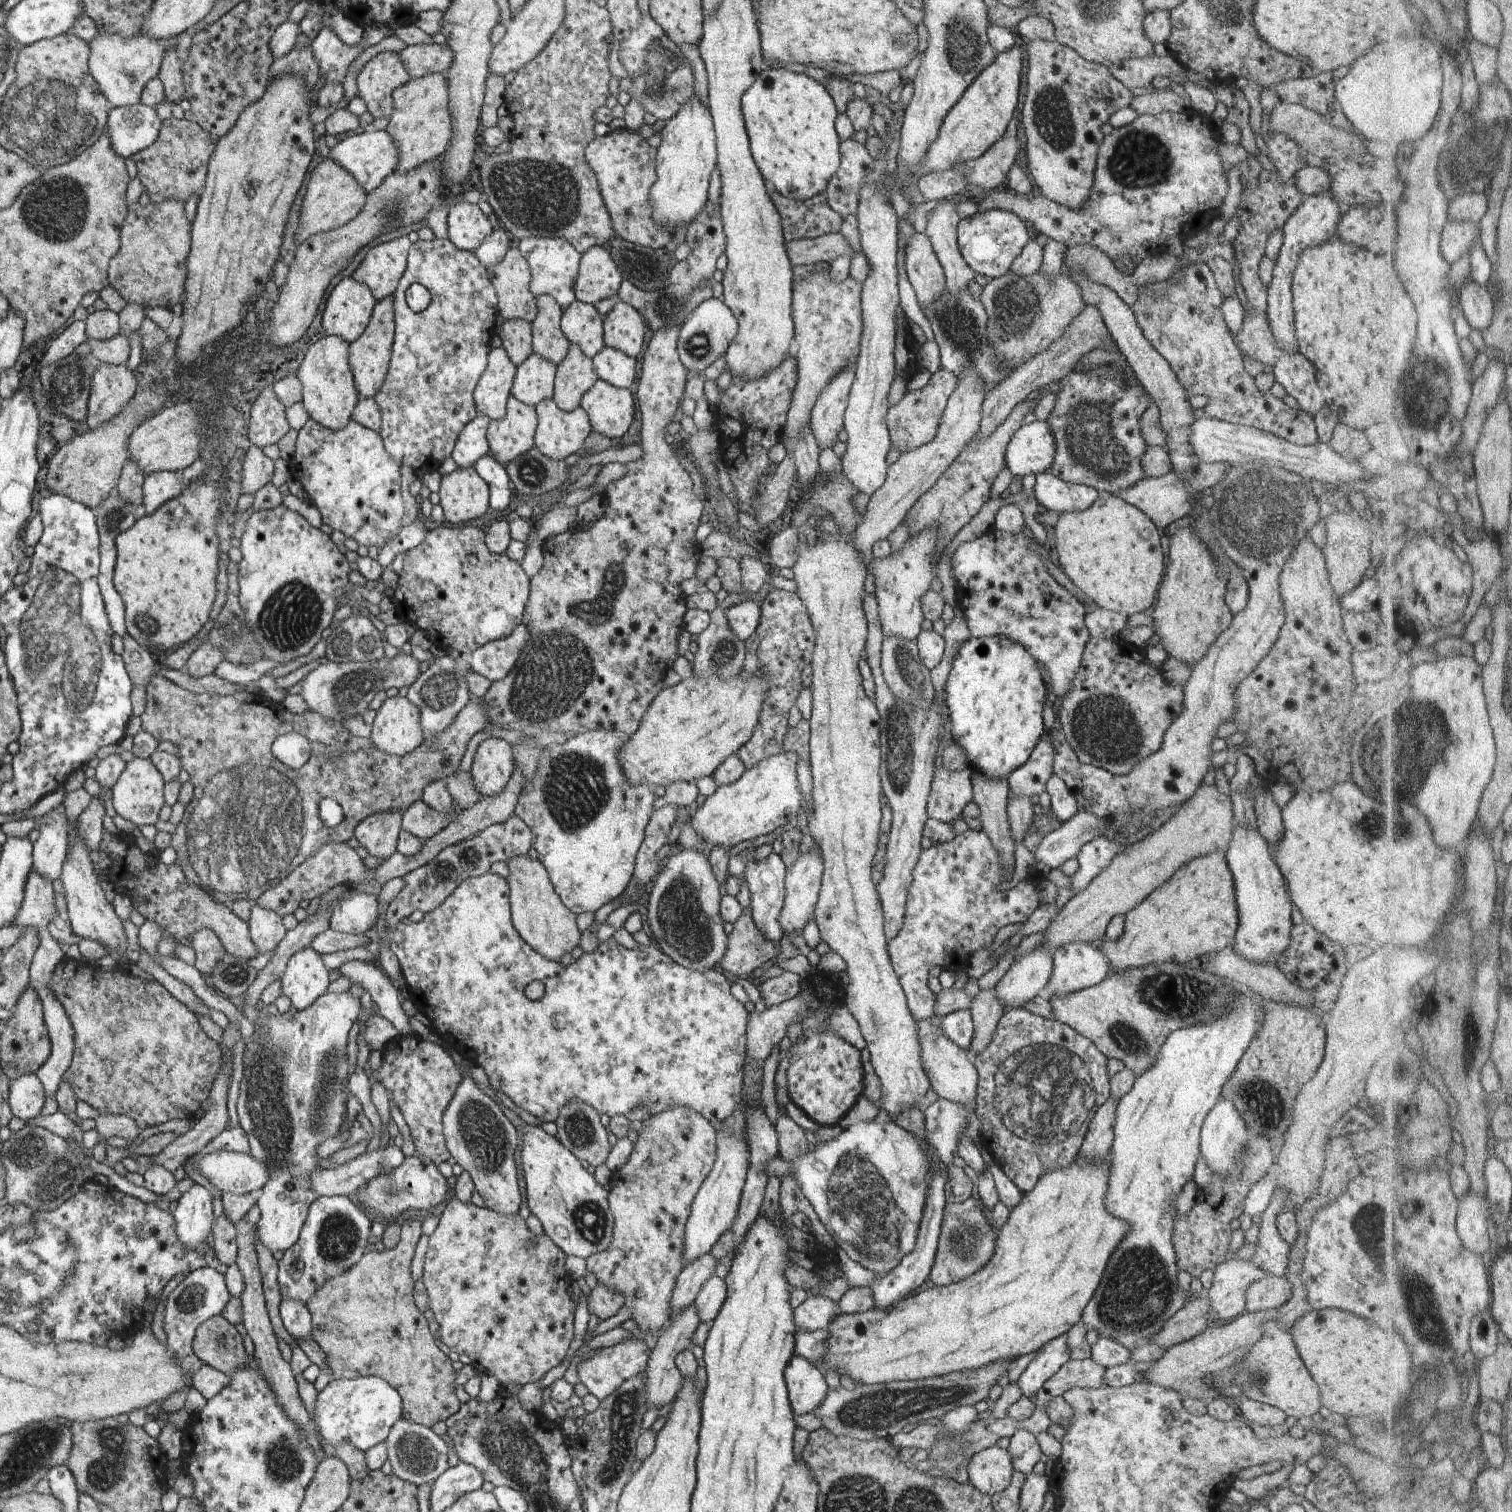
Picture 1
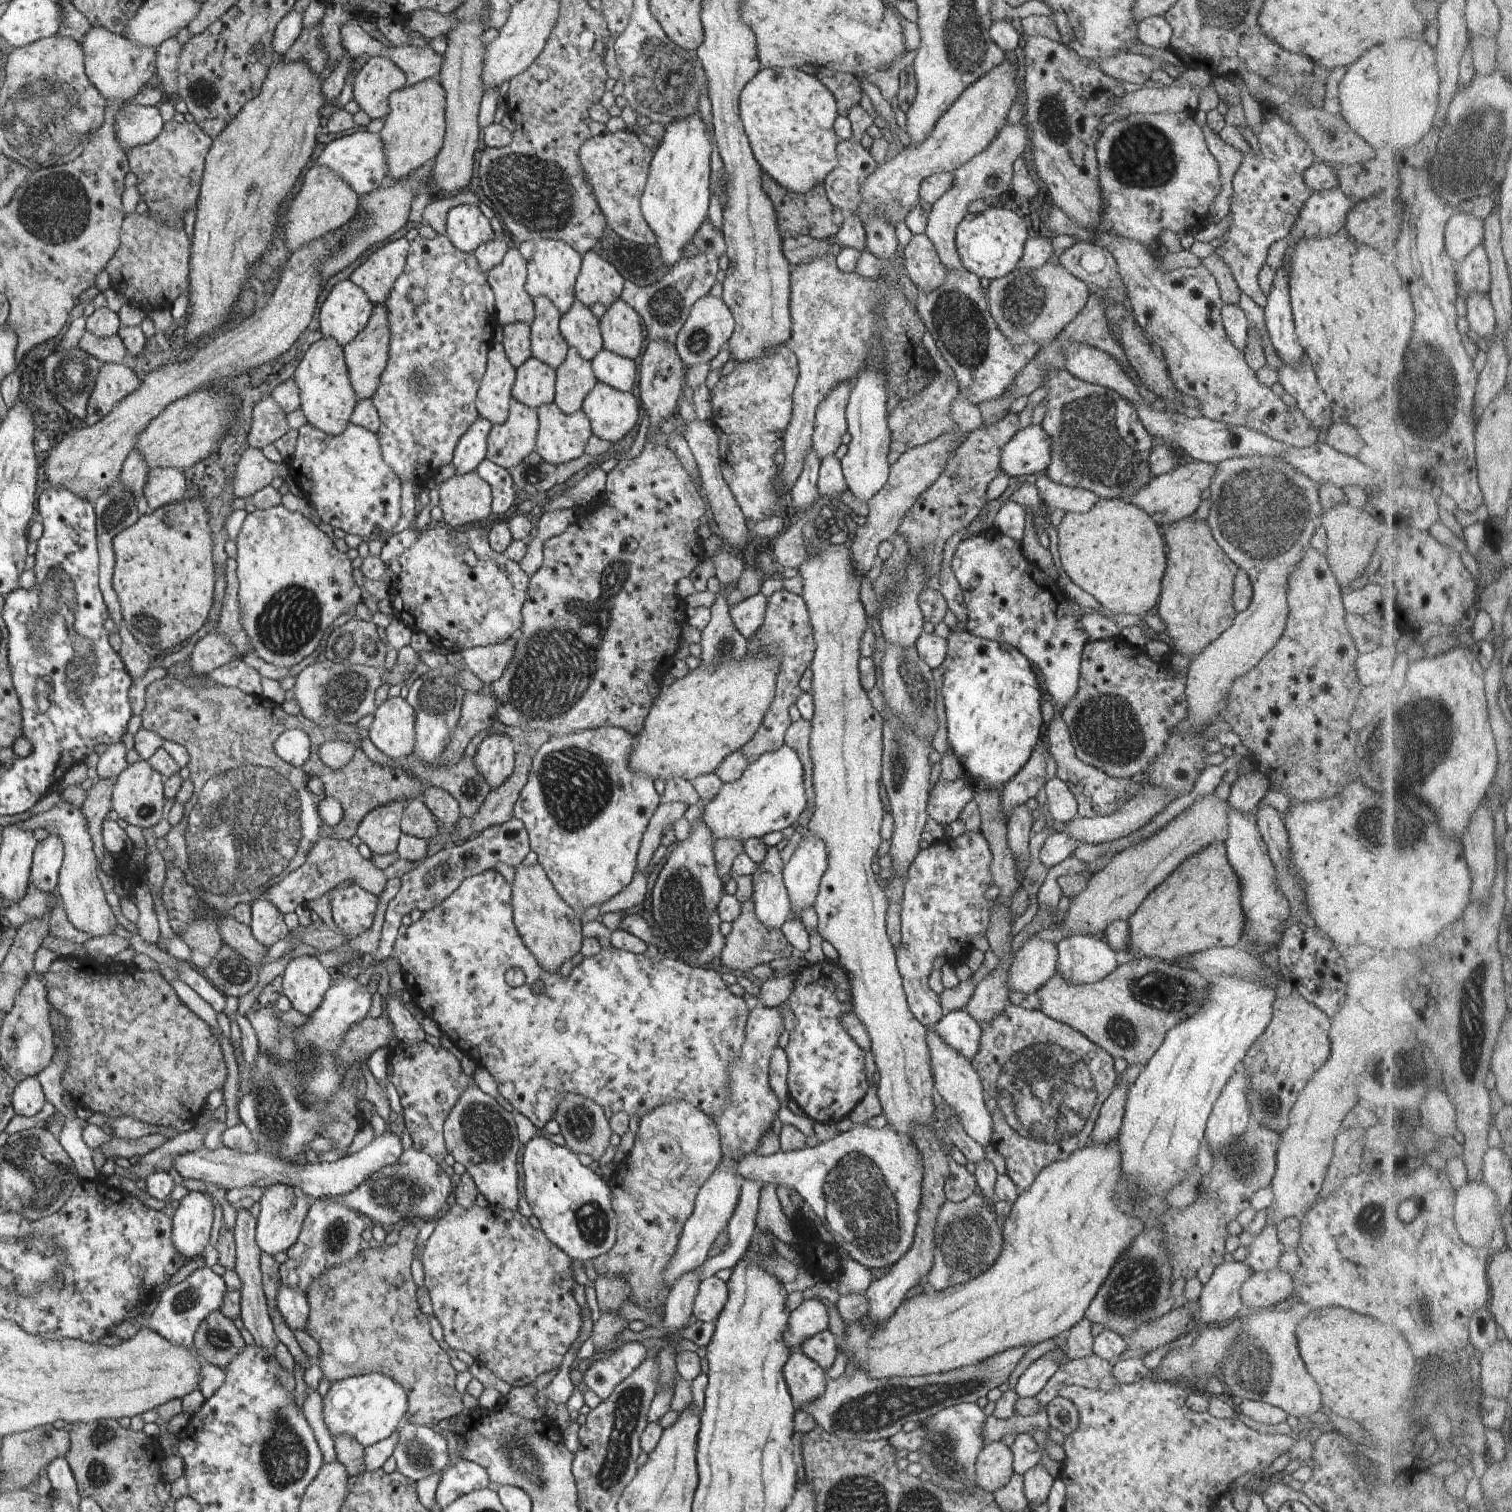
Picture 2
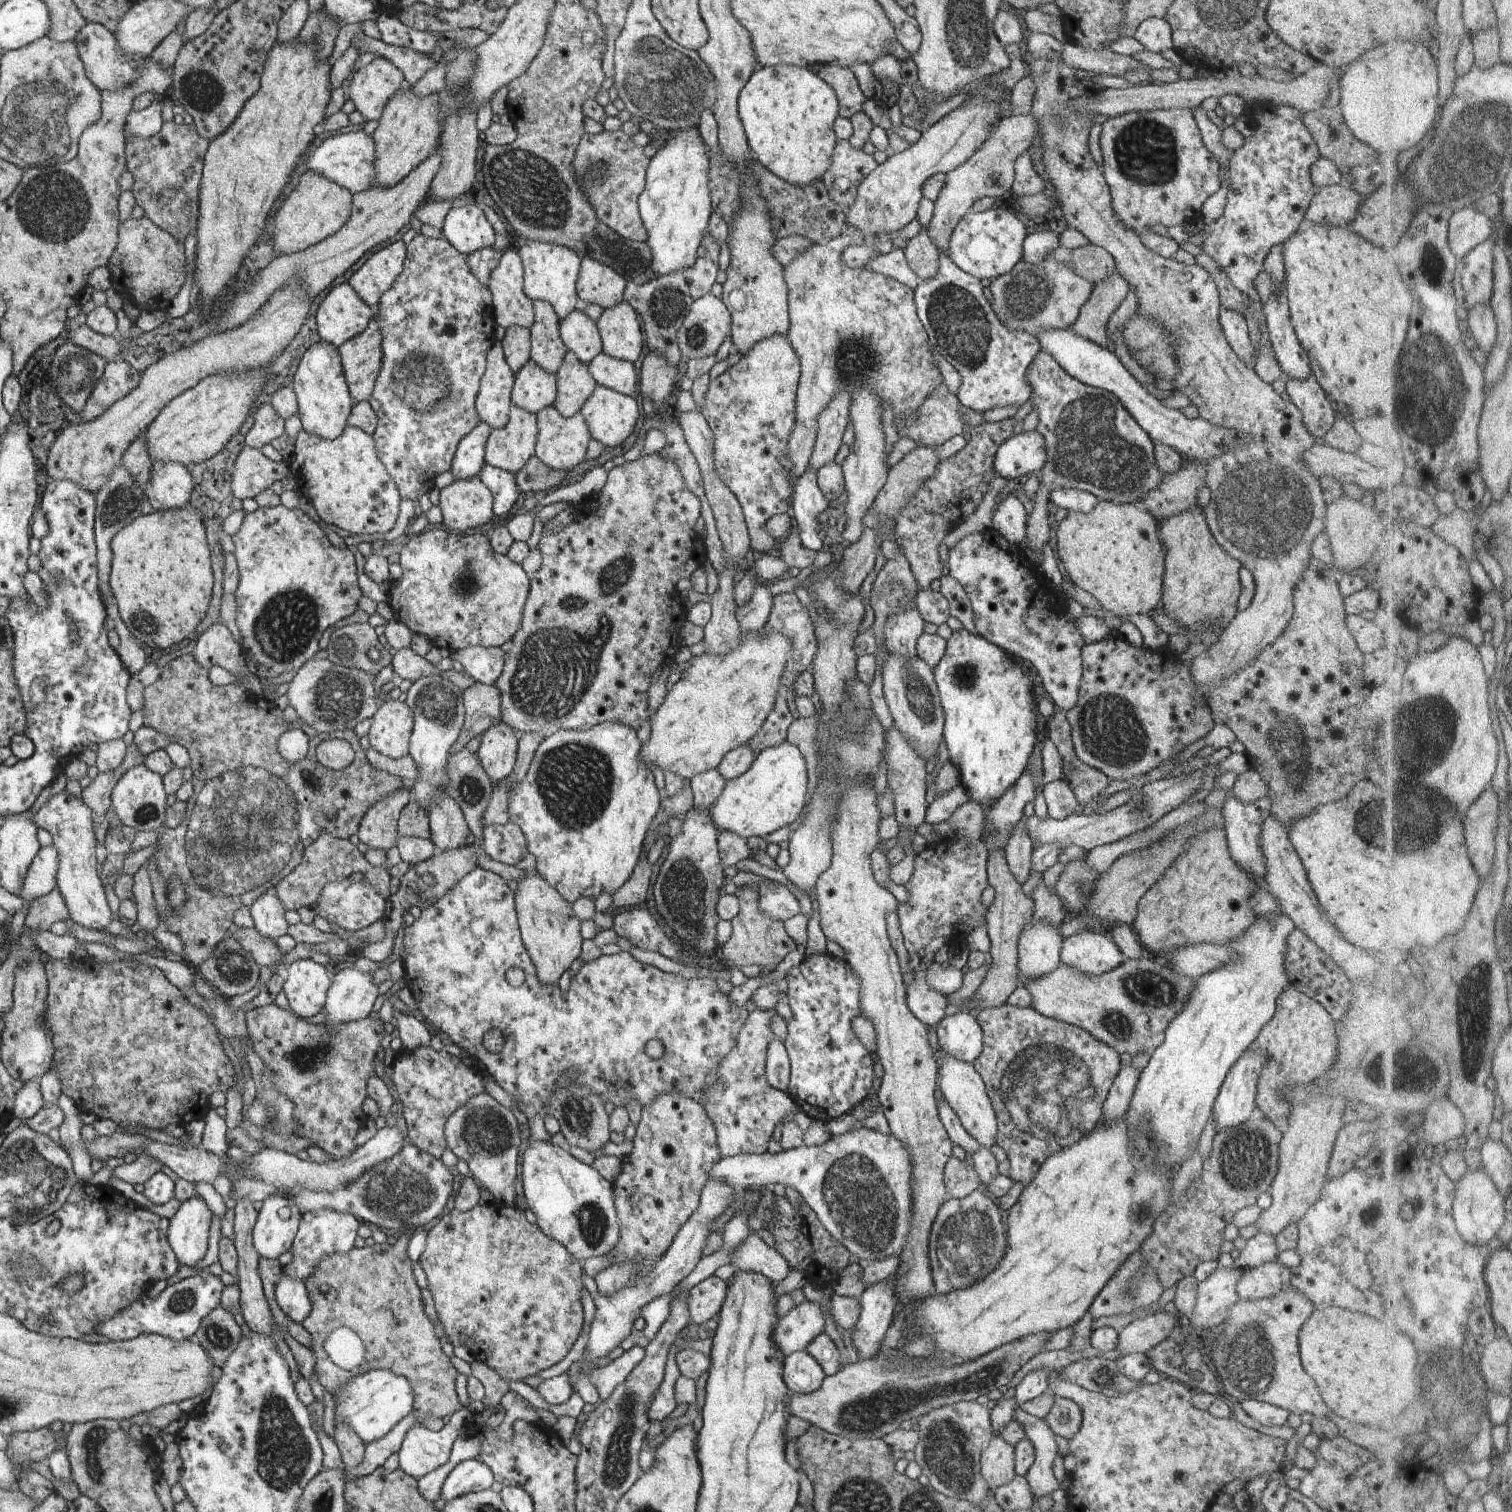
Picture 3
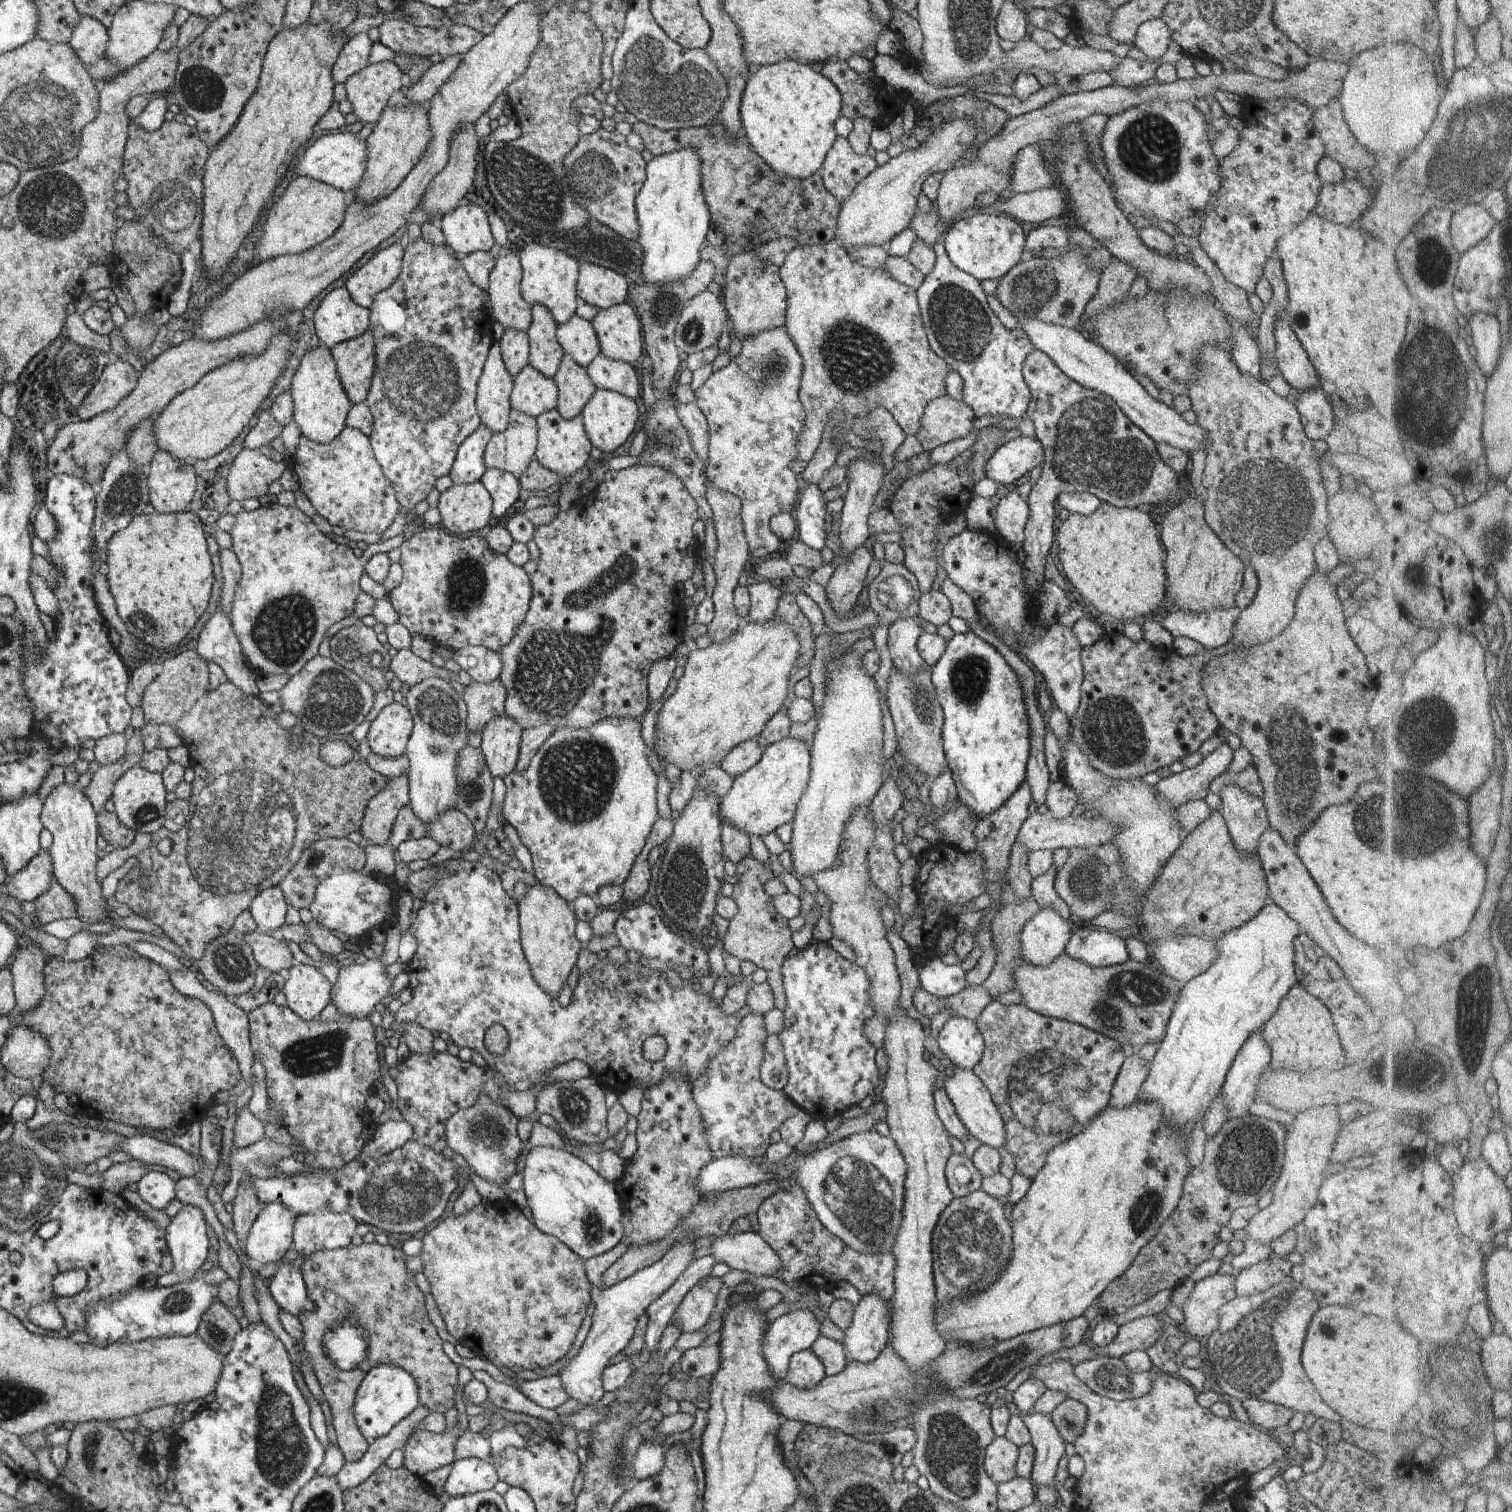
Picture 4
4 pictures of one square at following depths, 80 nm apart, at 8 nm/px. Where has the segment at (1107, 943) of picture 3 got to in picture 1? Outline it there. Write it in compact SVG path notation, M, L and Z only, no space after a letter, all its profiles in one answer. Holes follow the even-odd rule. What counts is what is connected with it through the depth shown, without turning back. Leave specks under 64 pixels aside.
M1070 942L1057 947L1052 954L1052 969L1047 979L1047 984L1042 995L1045 997L1062 997L1075 991L1089 988L1098 982L1101 982L1109 975L1108 959L1098 949L1098 944L1089 944L1084 942Z

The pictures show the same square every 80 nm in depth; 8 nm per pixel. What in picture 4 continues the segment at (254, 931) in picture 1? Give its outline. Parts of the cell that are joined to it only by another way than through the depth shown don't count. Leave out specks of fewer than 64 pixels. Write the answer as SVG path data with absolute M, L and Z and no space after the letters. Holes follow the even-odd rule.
M279 886L265 888L256 898L253 898L252 905L248 912L255 925L265 928L272 934L277 935L279 926L284 922L288 904L285 903L284 895L279 890Z

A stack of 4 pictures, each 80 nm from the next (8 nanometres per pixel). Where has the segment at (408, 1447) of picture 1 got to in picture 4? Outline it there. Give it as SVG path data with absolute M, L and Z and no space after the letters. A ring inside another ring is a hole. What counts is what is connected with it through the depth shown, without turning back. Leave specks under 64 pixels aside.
M456 1425L441 1434L425 1432L422 1428L414 1429L402 1449L402 1468L423 1478L426 1473L451 1465L454 1461L455 1436Z

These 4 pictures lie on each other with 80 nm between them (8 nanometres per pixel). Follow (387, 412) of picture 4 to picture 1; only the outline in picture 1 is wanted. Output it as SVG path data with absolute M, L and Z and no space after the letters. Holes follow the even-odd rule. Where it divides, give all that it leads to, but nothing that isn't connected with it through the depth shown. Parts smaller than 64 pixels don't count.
M447 239L418 240L408 250L407 268L396 286L395 293L395 336L392 340L391 360L388 364L384 384L374 397L380 408L380 429L385 438L385 450L393 454L396 463L409 466L418 476L439 469L445 457L451 456L456 438L464 426L475 417L475 403L471 392L479 375L487 368L489 330L495 314L495 293L489 282L485 267L472 251L453 246ZM421 283L430 294L427 308L413 312L403 300L407 284Z

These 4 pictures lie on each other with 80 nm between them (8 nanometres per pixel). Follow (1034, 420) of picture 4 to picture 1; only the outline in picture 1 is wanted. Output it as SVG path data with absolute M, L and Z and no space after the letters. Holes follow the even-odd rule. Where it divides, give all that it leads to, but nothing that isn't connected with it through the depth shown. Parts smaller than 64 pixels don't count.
M1115 364L1093 367L1088 371L1067 373L1059 380L1060 390L1056 392L1054 407L1045 422L1054 436L1054 462L1050 468L1055 477L1063 482L1093 487L1099 494L1114 494L1116 490L1131 486L1144 476L1139 458L1146 442L1138 431L1139 417L1150 405L1146 392L1139 383L1131 383Z

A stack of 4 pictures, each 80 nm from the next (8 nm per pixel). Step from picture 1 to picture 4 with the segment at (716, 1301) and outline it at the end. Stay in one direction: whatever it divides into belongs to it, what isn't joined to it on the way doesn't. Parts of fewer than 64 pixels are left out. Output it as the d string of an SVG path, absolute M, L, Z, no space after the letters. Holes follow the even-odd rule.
M708 1277L694 1285L683 1296L672 1317L672 1323L679 1328L679 1334L699 1332L708 1322L717 1298L721 1281Z

